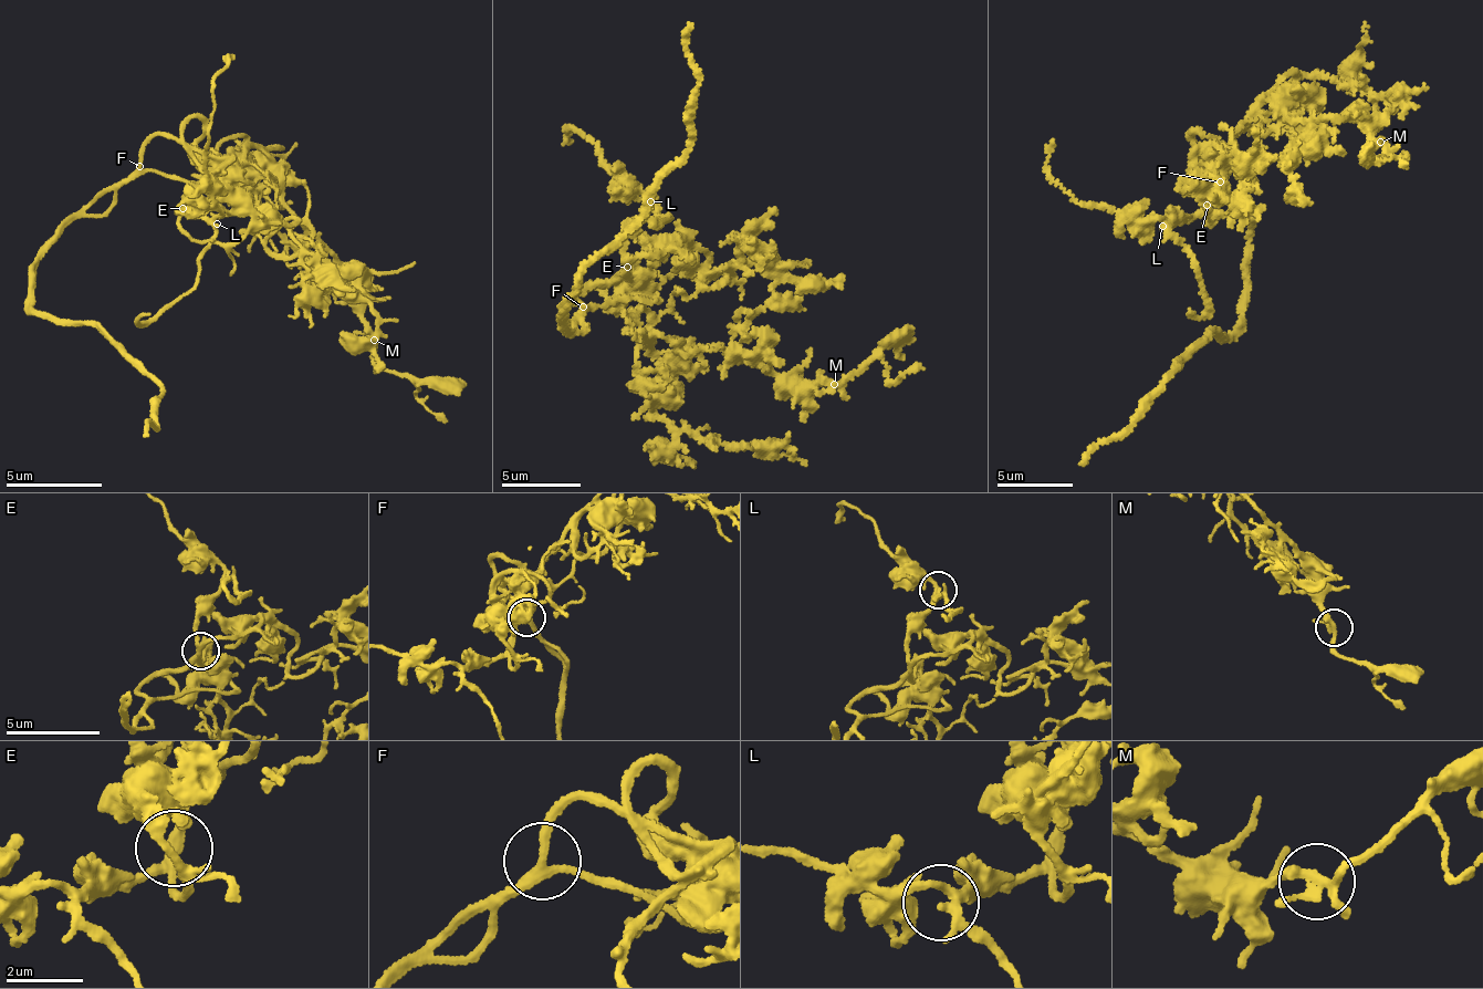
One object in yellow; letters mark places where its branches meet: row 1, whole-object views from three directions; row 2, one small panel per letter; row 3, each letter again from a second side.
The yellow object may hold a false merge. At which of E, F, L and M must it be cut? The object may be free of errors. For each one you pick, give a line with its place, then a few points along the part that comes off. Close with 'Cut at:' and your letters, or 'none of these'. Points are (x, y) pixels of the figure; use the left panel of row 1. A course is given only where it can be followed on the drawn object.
Cut at: none of these

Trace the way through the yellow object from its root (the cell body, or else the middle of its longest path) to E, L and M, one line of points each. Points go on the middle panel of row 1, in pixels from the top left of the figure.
E: (588, 310), (575, 298), (596, 284), (607, 283), (624, 269), (628, 272), (624, 273), (626, 268)
L: (588, 310), (575, 298), (607, 283), (624, 269), (628, 272), (624, 273), (629, 269), (626, 235), (650, 201)
M: (588, 310), (655, 297), (641, 300), (650, 335), (677, 341), (681, 353), (721, 350), (799, 383), (834, 384)

